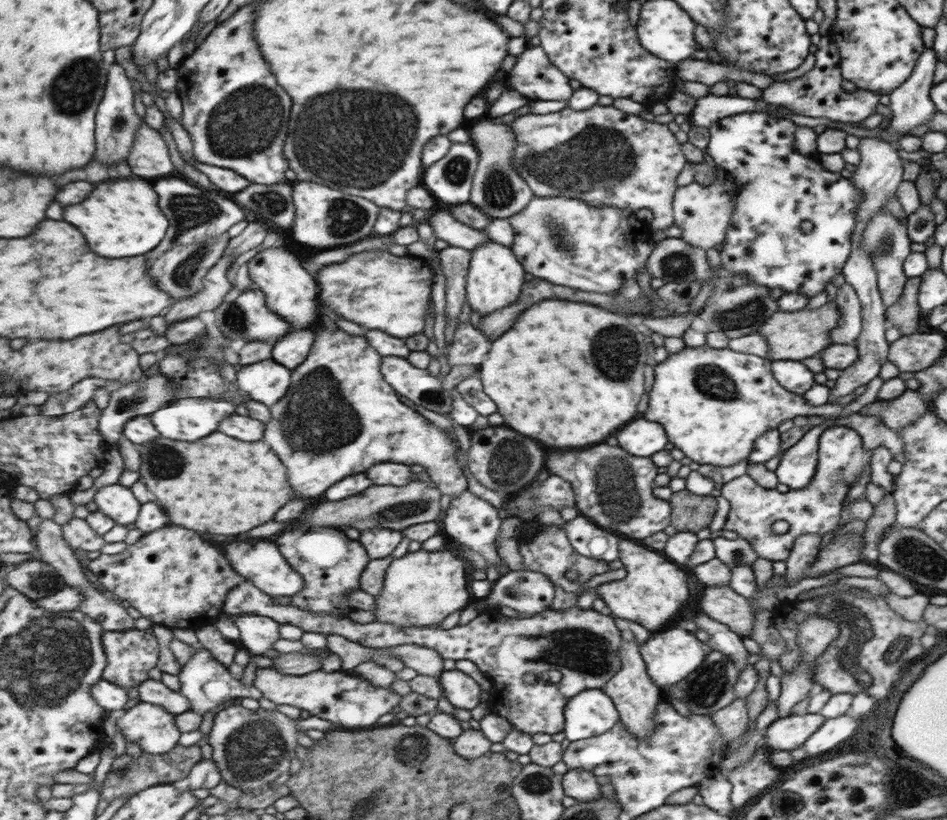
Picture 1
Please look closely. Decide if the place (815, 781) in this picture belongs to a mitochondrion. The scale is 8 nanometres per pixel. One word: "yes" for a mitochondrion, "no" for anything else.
no

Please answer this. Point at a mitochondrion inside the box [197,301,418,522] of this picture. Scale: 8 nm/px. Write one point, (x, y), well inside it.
(317, 419)

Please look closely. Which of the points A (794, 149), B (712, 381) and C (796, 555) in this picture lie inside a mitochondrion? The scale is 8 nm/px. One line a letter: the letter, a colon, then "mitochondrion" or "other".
A: other
B: mitochondrion
C: other

